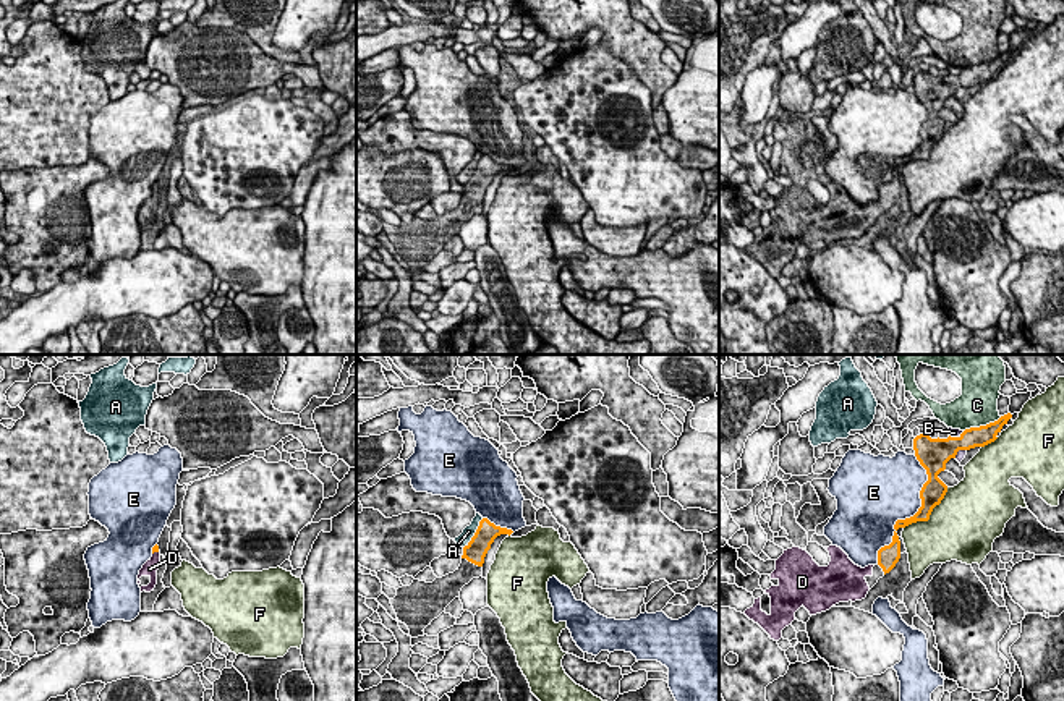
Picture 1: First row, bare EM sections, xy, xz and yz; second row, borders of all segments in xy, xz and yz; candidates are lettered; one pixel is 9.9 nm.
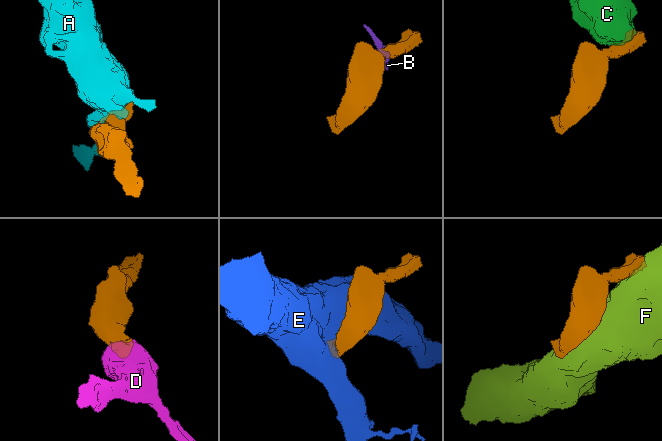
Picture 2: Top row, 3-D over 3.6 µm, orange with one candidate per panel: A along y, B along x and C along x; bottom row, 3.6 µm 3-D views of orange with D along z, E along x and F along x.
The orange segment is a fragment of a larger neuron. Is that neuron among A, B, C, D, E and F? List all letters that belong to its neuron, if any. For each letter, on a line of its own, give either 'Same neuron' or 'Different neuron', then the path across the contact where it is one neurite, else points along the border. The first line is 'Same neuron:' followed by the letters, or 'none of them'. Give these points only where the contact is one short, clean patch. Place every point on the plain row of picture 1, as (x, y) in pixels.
Same neuron: D
A: Different neuron
B: Different neuron
C: Different neuron
D: Same neuron. Path across: xy (156, 185), (156, 188), (156, 196), (149, 206)
E: Different neuron
F: Different neuron

